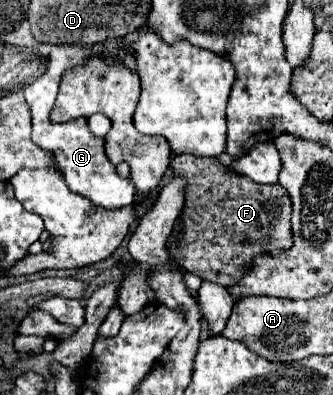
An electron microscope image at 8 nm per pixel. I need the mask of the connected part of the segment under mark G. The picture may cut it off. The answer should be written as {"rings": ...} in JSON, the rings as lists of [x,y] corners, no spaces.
{"rings":[[[52,48],[50,50],[50,60],[48,60],[48,70],[46,74],[42,74],[36,82],[32,82],[30,86],[24,88],[24,98],[26,104],[30,108],[32,114],[32,142],[36,146],[40,146],[42,150],[52,152],[54,156],[54,164],[60,170],[60,174],[64,176],[66,186],[84,196],[86,200],[90,200],[92,204],[106,208],[106,210],[116,210],[116,208],[124,208],[134,204],[134,184],[130,180],[124,180],[116,174],[116,166],[108,162],[108,158],[104,156],[104,138],[92,136],[88,130],[88,122],[84,118],[76,118],[64,124],[52,124],[48,120],[52,104],[56,100],[56,92],[58,92],[58,84],[62,74],[68,68],[74,68],[78,64],[82,64],[84,60],[88,60],[90,56],[94,56],[94,50],[88,48]]]}

